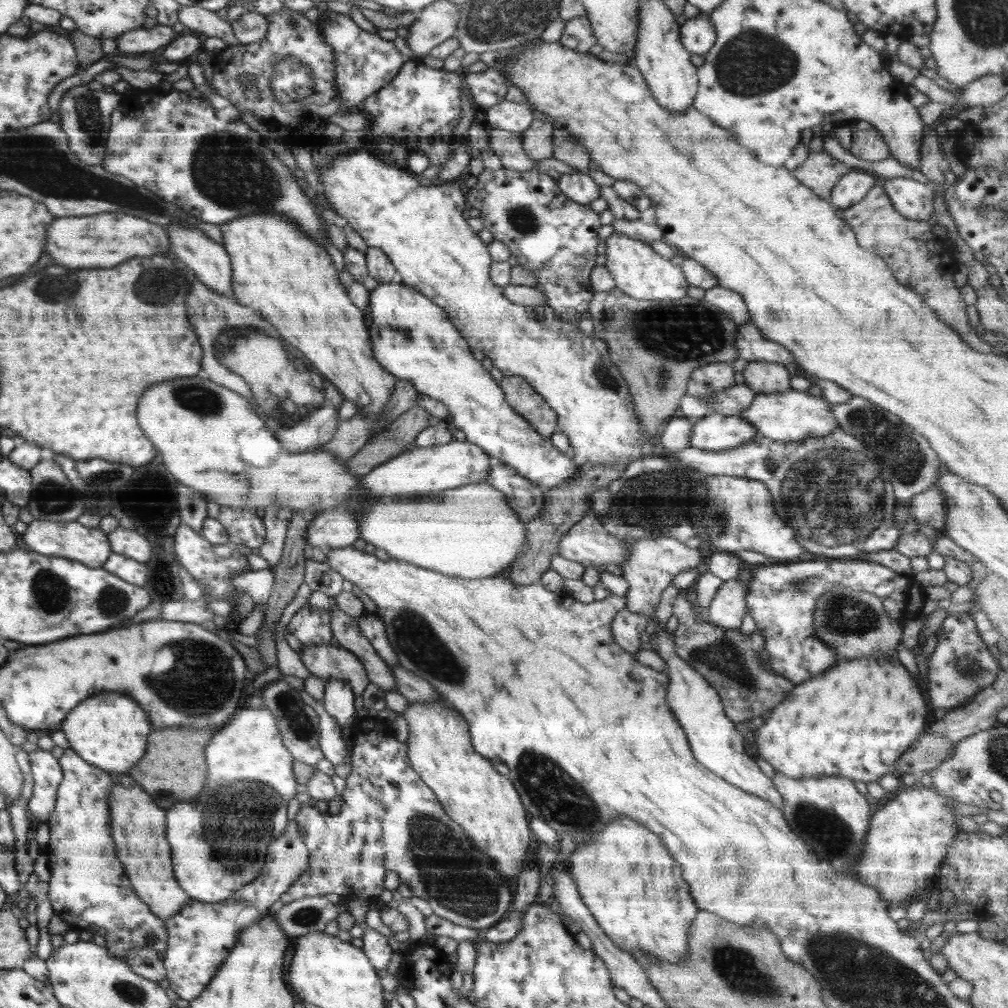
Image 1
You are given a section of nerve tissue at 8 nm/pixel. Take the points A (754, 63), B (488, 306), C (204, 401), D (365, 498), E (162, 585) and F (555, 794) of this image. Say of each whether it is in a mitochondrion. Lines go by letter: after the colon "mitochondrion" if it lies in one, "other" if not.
A: mitochondrion
B: other
C: mitochondrion
D: other
E: mitochondrion
F: mitochondrion

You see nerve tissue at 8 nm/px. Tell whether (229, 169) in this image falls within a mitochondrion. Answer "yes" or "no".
yes

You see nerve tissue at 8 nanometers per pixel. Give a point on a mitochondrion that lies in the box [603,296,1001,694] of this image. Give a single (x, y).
(835, 494)

